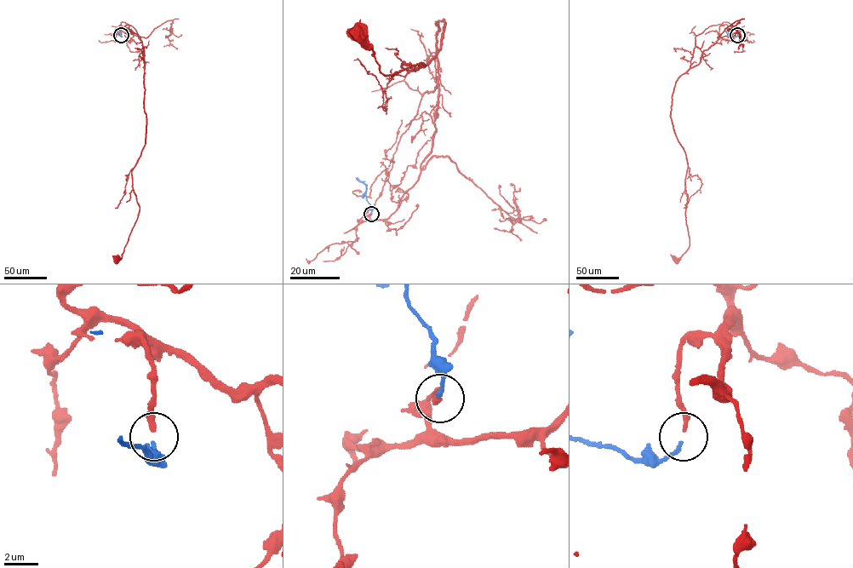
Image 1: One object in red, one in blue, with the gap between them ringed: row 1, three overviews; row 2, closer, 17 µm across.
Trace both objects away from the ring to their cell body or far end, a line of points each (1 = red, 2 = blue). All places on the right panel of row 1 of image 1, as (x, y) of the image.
1: (737, 35), (739, 30), (705, 49), (673, 89), (670, 117), (687, 159), (689, 238), (688, 249), (676, 259)
2: (737, 35), (727, 34), (732, 30)

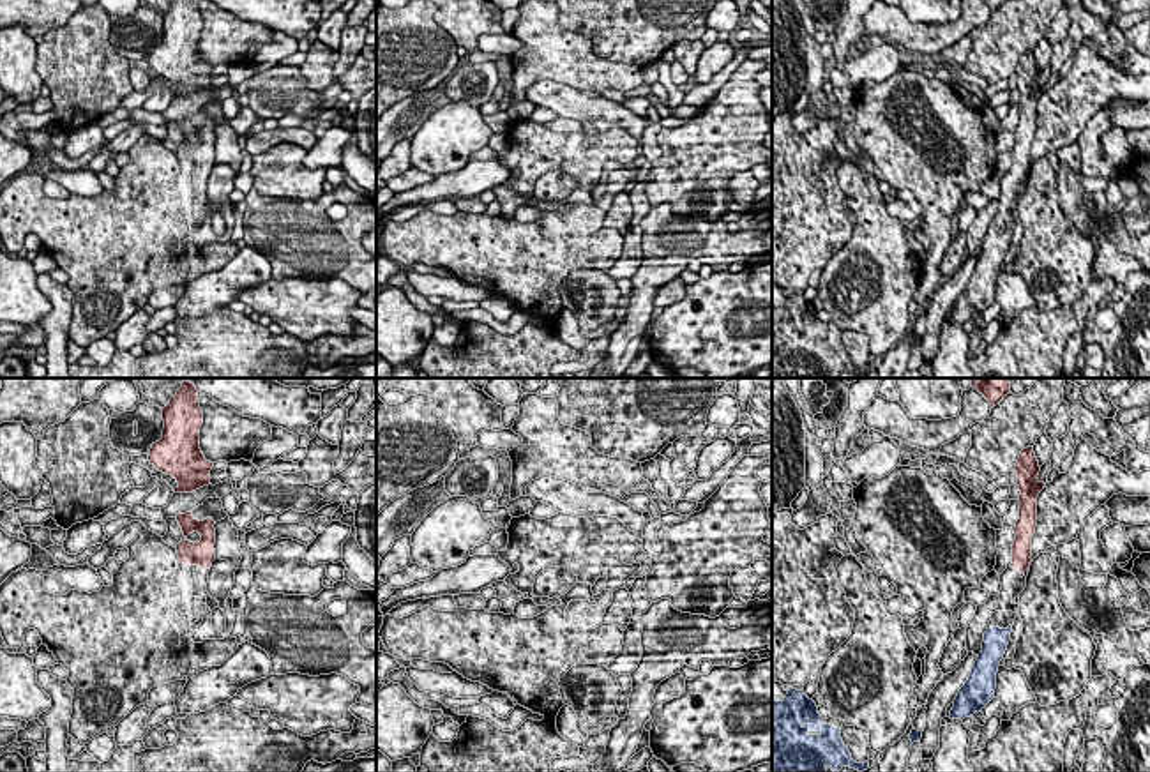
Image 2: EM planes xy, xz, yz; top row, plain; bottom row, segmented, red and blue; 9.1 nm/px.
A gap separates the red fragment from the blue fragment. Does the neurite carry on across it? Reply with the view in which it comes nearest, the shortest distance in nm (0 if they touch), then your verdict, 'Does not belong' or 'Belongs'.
Closest in yz. Distance 460 nm. Belongs

